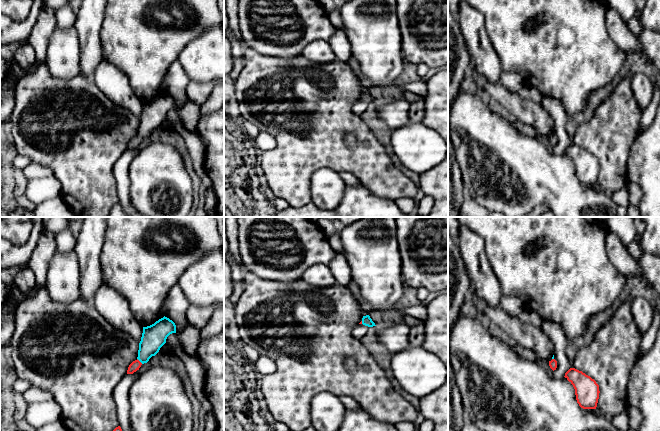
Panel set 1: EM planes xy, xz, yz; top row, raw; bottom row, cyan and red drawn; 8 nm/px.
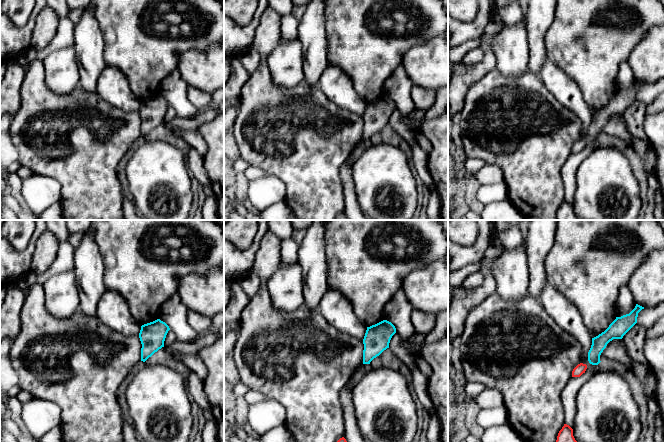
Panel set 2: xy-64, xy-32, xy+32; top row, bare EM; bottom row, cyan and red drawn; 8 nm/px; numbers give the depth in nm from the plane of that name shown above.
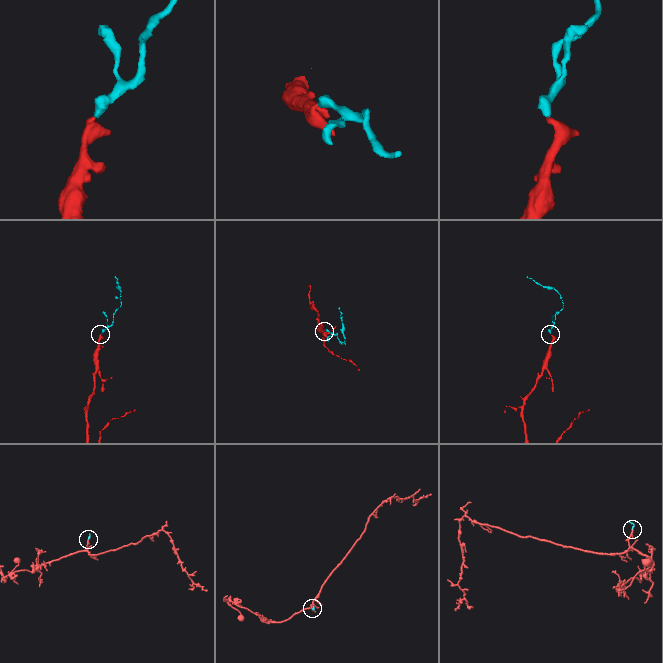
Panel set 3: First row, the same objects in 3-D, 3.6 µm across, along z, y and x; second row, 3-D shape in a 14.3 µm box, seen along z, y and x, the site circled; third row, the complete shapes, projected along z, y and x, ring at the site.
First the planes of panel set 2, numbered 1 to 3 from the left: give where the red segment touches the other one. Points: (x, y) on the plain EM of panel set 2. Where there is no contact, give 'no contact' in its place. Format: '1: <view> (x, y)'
1: no contact
2: no contact
3: no contact

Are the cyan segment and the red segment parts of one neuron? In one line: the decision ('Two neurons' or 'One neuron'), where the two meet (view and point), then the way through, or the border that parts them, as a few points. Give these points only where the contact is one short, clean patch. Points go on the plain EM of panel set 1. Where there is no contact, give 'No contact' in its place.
One neuron. Touches cyan at xy (140, 137). Path across: xy (154, 112), (140, 137), (135, 141)

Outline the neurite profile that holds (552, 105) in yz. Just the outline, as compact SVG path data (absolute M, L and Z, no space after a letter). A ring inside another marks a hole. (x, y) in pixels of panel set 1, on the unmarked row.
M542 95L540 103L551 115L555 123L554 135L557 137L557 144L553 147L553 153L555 155L561 155L571 143L566 129L568 116L562 103L555 97Z

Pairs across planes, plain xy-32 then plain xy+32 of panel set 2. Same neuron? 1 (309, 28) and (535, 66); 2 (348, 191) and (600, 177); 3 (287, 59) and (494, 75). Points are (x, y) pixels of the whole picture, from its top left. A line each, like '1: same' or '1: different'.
1: same
2: different
3: different

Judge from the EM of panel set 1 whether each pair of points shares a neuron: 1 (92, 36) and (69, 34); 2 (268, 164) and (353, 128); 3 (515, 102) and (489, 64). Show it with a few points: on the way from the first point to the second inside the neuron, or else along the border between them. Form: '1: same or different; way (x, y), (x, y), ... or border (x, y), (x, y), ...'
1: different; border (73, 25), (77, 34), (80, 58)
2: same; way (289, 162), (316, 135), (332, 135)
3: different; border (477, 71), (488, 81), (498, 82)

